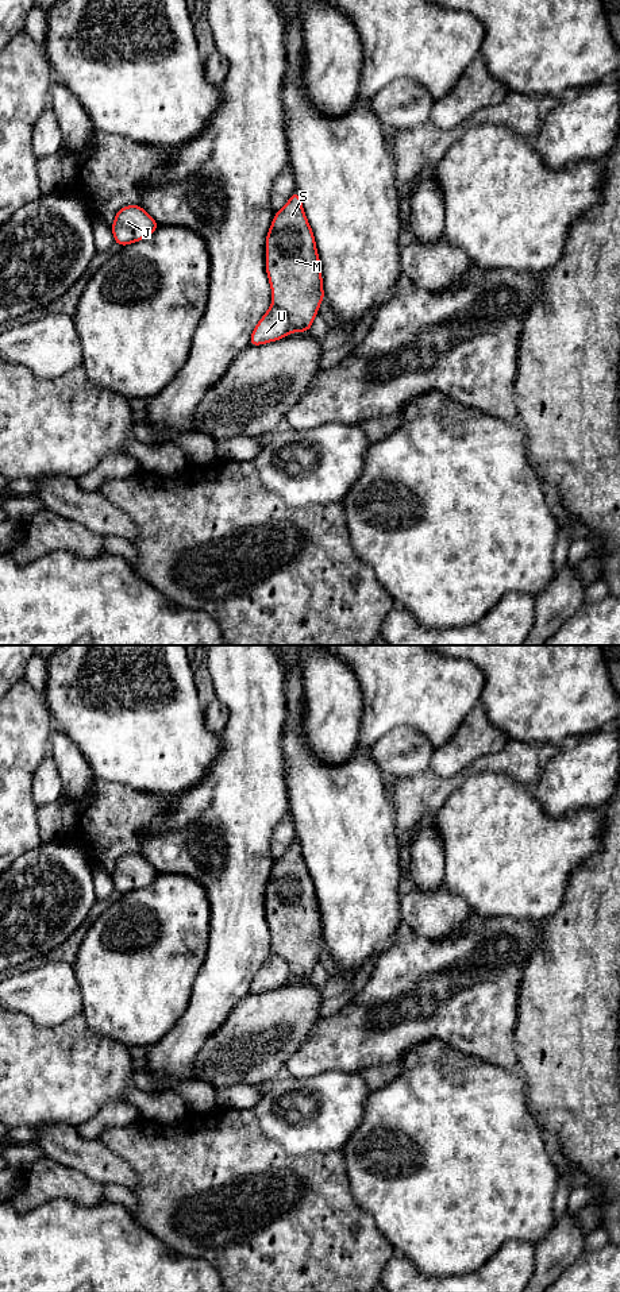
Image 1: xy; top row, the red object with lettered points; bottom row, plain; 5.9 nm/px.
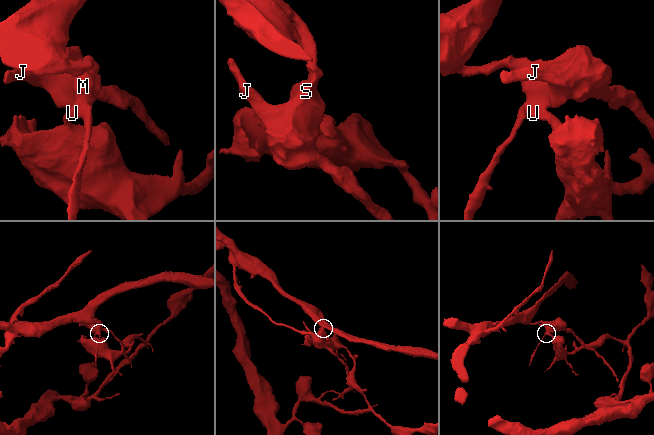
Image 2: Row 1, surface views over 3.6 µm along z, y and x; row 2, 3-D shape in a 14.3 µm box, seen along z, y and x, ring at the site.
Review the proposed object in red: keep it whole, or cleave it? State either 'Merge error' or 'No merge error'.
Merge error

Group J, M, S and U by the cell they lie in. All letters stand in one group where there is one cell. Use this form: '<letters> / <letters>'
J M S / U

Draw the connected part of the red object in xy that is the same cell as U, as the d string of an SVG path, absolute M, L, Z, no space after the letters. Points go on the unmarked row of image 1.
M272 953L259 971L255 973L250 992L259 994L280 988L292 981L290 967L278 954Z

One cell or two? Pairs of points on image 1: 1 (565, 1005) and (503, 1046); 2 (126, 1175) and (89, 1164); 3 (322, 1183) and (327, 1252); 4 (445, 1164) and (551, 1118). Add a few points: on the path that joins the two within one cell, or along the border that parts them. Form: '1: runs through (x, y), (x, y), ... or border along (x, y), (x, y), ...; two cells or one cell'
1: border along (516, 1009), (513, 1052), (519, 1071); two cells
2: runs through (116, 1171), (104, 1169), (99, 1164); one cell
3: runs through (322, 1200), (322, 1234); one cell
4: border along (527, 1094), (527, 1107), (545, 1133); two cells

